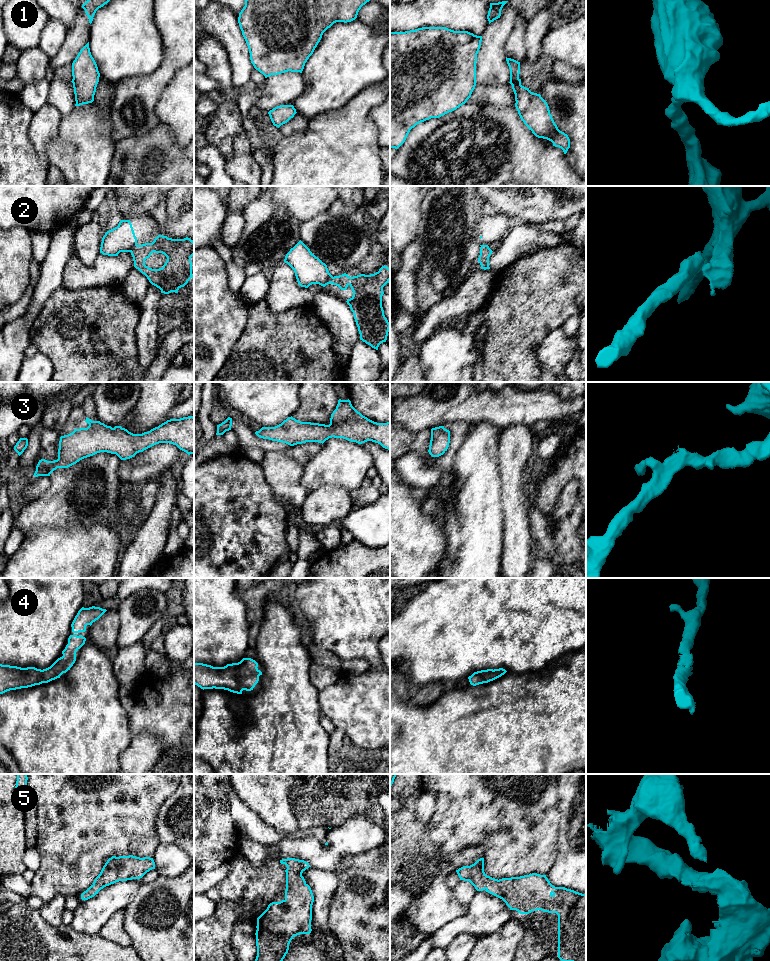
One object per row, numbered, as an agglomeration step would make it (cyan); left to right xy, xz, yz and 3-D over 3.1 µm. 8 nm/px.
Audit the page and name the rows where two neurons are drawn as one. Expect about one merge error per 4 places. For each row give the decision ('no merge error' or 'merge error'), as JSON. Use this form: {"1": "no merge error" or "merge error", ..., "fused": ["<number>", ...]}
{"1": "no merge error", "2": "merge error", "3": "no merge error", "4": "no merge error", "5": "no merge error", "fused": ["2"]}

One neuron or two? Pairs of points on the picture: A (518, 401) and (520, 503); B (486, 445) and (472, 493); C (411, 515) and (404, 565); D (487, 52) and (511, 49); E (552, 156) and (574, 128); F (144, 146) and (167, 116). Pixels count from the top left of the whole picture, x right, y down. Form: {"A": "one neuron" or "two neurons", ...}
{"A": "two neurons", "B": "one neuron", "C": "one neuron", "D": "two neurons", "E": "two neurons", "F": "two neurons"}

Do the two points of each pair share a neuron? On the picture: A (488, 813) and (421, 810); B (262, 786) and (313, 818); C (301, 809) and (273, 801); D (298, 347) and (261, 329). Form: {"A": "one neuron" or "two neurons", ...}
{"A": "two neurons", "B": "two neurons", "C": "two neurons", "D": "one neuron"}

